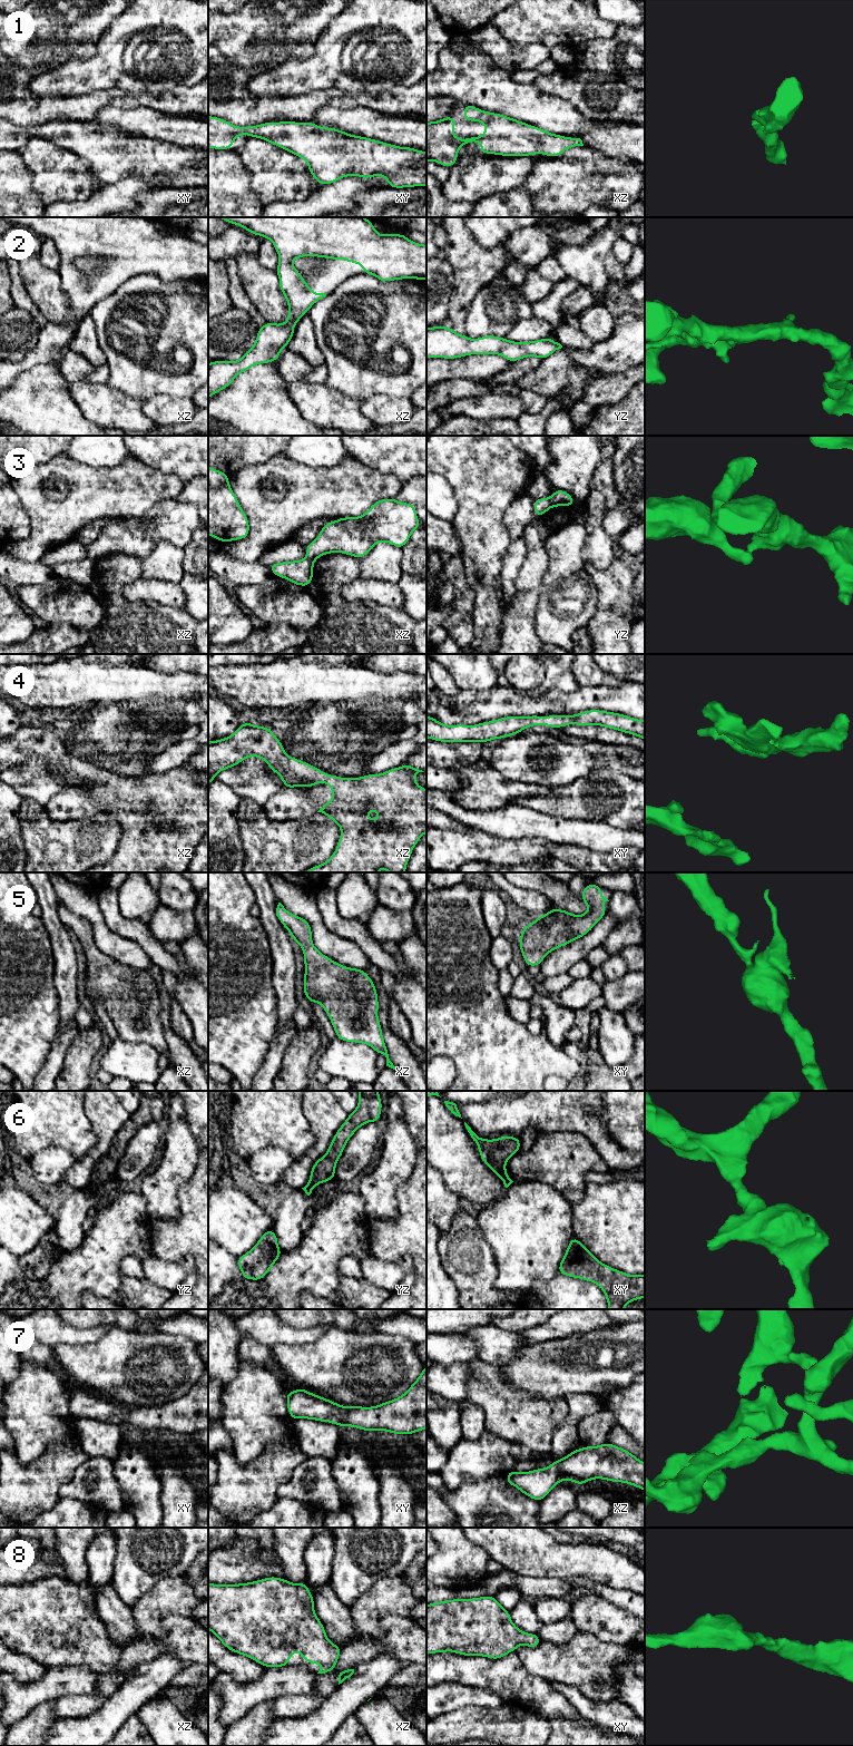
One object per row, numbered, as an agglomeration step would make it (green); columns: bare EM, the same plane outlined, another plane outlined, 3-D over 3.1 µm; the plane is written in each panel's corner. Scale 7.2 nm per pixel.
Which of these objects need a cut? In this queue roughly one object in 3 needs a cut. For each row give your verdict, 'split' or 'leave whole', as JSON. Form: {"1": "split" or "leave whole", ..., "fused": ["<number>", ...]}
{"1": "leave whole", "2": "leave whole", "3": "split", "4": "leave whole", "5": "leave whole", "6": "leave whole", "7": "leave whole", "8": "leave whole", "fused": ["3"]}

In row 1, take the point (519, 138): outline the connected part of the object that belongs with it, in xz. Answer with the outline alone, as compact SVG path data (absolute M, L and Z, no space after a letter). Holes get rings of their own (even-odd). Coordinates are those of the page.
M464 105L463 110L463 120L486 124L484 135L460 140L452 134L458 120L451 115L426 123L426 162L433 160L450 168L458 160L459 148L469 143L482 143L478 152L483 154L513 157L535 154L557 157L568 148L584 146L580 138L555 135L502 114L488 113L472 105Z

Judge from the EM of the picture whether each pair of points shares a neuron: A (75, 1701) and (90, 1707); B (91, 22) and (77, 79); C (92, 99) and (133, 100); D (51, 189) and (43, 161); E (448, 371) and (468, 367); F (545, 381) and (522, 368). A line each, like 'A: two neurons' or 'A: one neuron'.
A: one neuron
B: two neurons
C: one neuron
D: one neuron
E: one neuron
F: two neurons

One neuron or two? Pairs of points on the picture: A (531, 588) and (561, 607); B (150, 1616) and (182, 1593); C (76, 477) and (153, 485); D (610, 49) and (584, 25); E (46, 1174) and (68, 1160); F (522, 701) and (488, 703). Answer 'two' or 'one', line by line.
A: two
B: one
C: one
D: two
E: one
F: one

